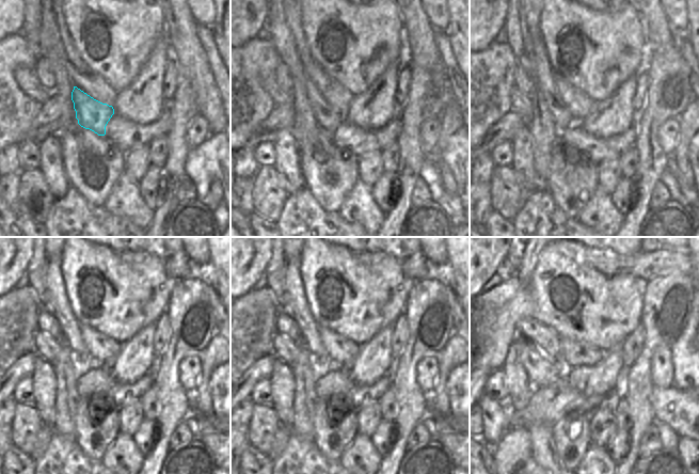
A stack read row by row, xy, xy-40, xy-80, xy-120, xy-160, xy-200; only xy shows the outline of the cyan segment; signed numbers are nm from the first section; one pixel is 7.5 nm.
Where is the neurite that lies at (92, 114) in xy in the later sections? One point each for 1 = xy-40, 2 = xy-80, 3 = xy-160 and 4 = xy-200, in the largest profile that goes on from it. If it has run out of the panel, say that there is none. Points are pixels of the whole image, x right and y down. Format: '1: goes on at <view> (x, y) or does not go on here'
1: goes on at xy-40 (327, 117)
2: goes on at xy-80 (543, 75)
3: goes on at xy-160 (294, 302)
4: goes on at xy-200 (524, 272)

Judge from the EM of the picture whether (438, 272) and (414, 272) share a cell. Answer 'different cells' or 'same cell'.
same cell

